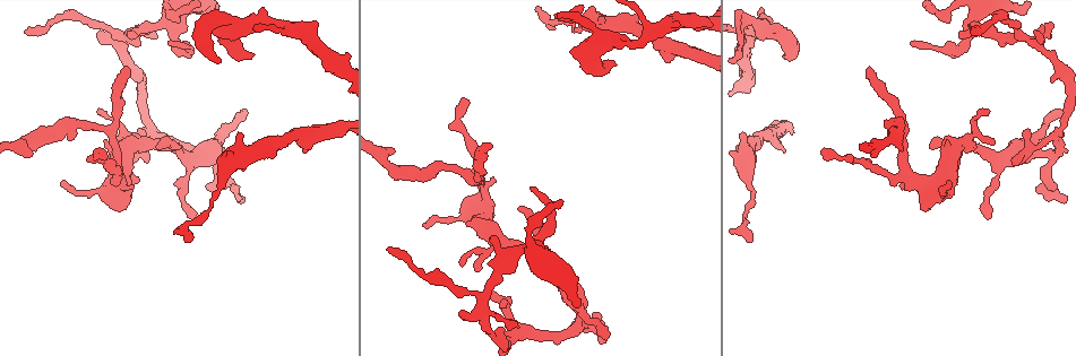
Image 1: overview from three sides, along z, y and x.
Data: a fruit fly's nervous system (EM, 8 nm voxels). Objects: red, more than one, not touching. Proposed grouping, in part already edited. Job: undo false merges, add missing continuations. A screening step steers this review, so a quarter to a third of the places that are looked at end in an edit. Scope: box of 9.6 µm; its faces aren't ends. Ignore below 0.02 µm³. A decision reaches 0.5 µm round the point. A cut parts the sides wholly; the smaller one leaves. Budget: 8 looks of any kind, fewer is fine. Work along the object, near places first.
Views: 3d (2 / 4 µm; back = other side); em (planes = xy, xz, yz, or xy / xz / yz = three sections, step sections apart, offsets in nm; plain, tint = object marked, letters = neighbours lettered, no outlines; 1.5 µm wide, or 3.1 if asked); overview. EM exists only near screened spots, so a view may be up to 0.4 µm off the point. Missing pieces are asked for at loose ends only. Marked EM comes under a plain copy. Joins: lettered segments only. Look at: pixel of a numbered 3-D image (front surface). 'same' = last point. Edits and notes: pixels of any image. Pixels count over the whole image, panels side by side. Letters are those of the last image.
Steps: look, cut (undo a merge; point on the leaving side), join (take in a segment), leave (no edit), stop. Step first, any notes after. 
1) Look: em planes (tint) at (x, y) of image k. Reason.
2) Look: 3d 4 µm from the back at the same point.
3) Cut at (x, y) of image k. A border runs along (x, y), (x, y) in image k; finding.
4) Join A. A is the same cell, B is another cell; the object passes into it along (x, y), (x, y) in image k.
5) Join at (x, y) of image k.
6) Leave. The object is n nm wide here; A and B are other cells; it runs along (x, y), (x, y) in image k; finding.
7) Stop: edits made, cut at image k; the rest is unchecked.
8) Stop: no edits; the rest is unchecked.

Look: 3d 4 µm at (867, 68) of image 1. An open end.

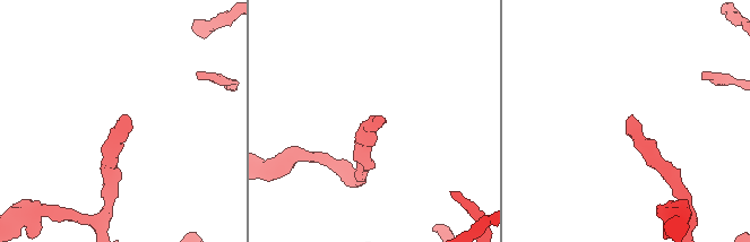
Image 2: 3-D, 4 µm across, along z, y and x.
Look: em planes (letters) at (125, 115) of image 2.

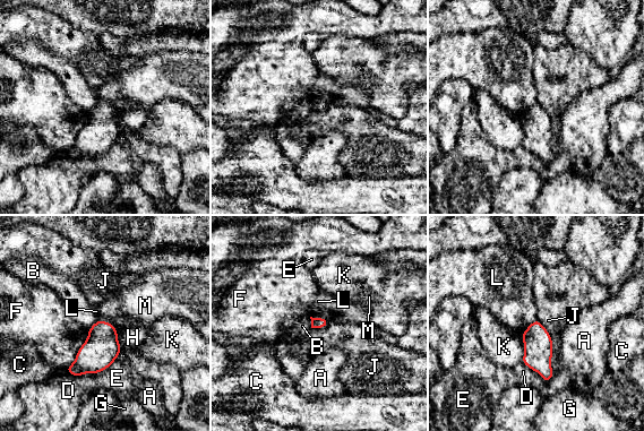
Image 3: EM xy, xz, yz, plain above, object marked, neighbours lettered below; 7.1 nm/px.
Leave. A, B, C, D, E, F, G, H, J, K, L and M are other cells; a border runs along (537, 319), (521, 334) in image 3; none of them fits.

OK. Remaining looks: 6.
Look: 3d 4 µm at (614, 66) of image 1. Free end.

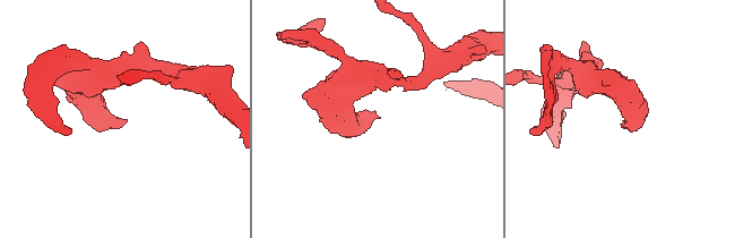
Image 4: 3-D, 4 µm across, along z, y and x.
Look: em planes (letters) at (627, 121) of image 4.

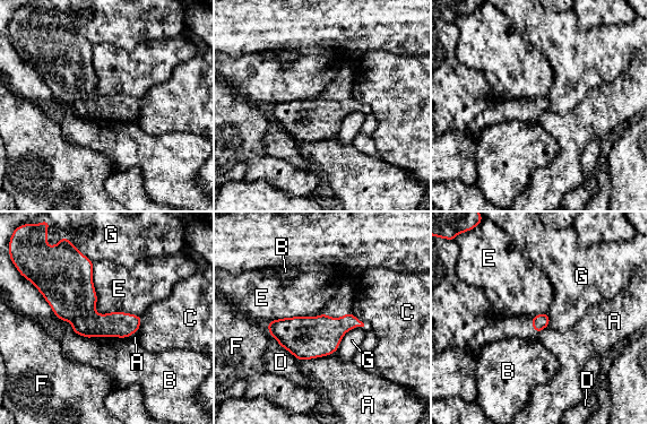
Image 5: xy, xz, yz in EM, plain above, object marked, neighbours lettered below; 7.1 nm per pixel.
Leave. A, B, C, D, E, F and G are other cells; a border runs along (93, 262), (96, 311), (140, 316) in image 5; no lettered segment goes on from it.

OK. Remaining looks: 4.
Look: em yz step 8 (tint) at (206, 186) of image 1. An open end.

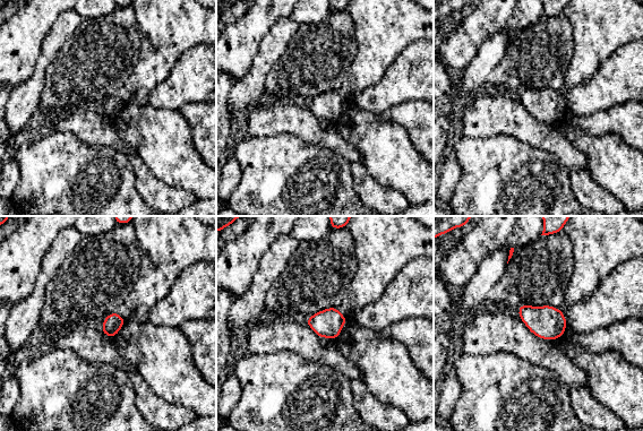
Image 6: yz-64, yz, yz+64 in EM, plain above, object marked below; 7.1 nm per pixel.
Look: em yz step 8 (letters) at the same point. See the neighbours.

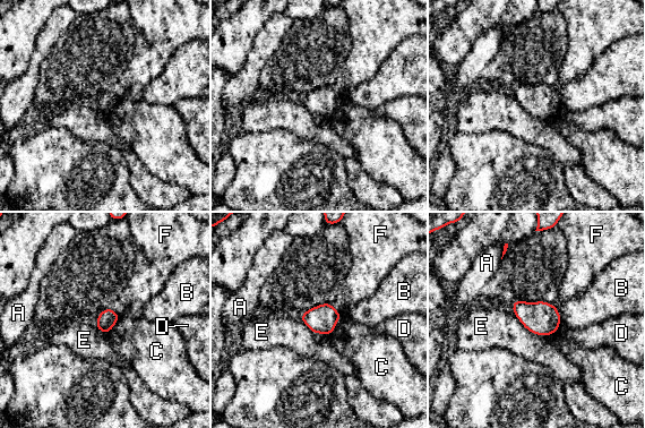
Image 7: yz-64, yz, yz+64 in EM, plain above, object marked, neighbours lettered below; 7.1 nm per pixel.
Leave. The longest contact is with E, 320 nm; A, B, C, D, E and F are other cells; a border runs along (342, 316), (328, 335) in image 7; no lettered segment goes on from it.

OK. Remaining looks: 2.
Stop: no edits; the rest is unchecked.

